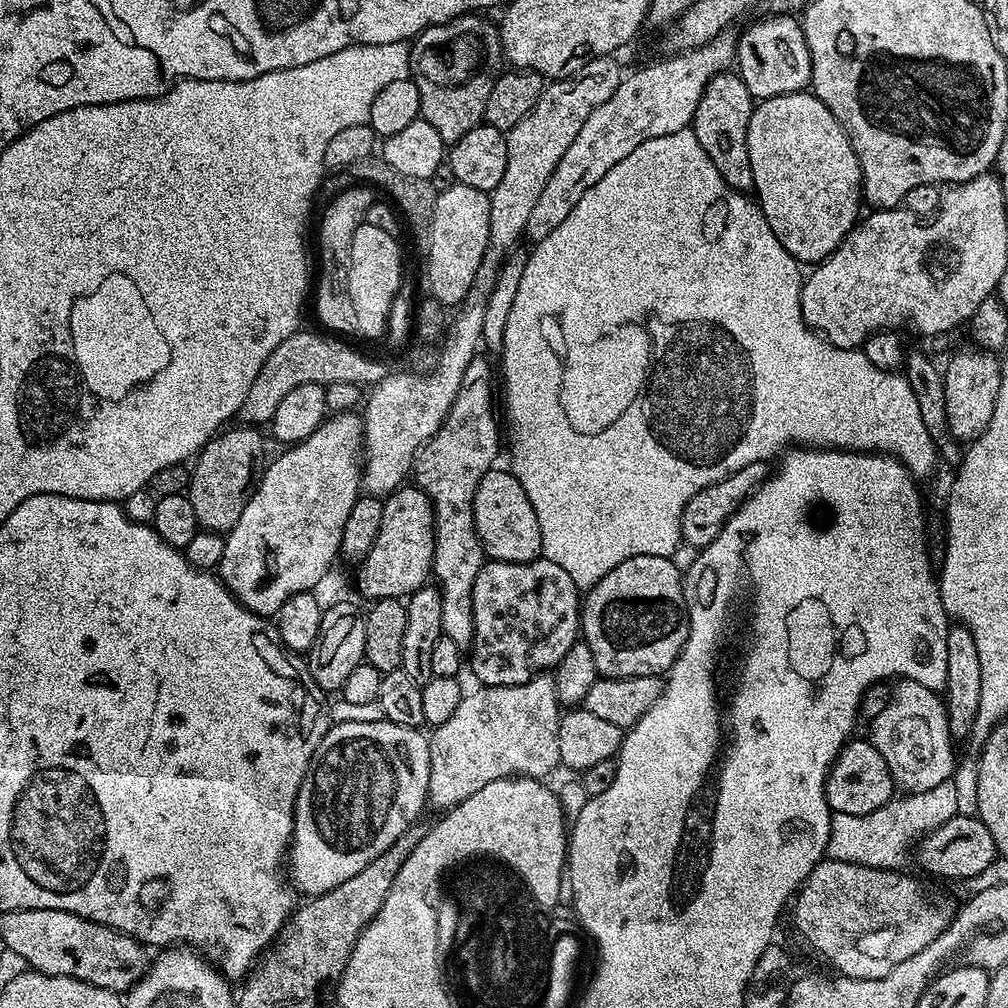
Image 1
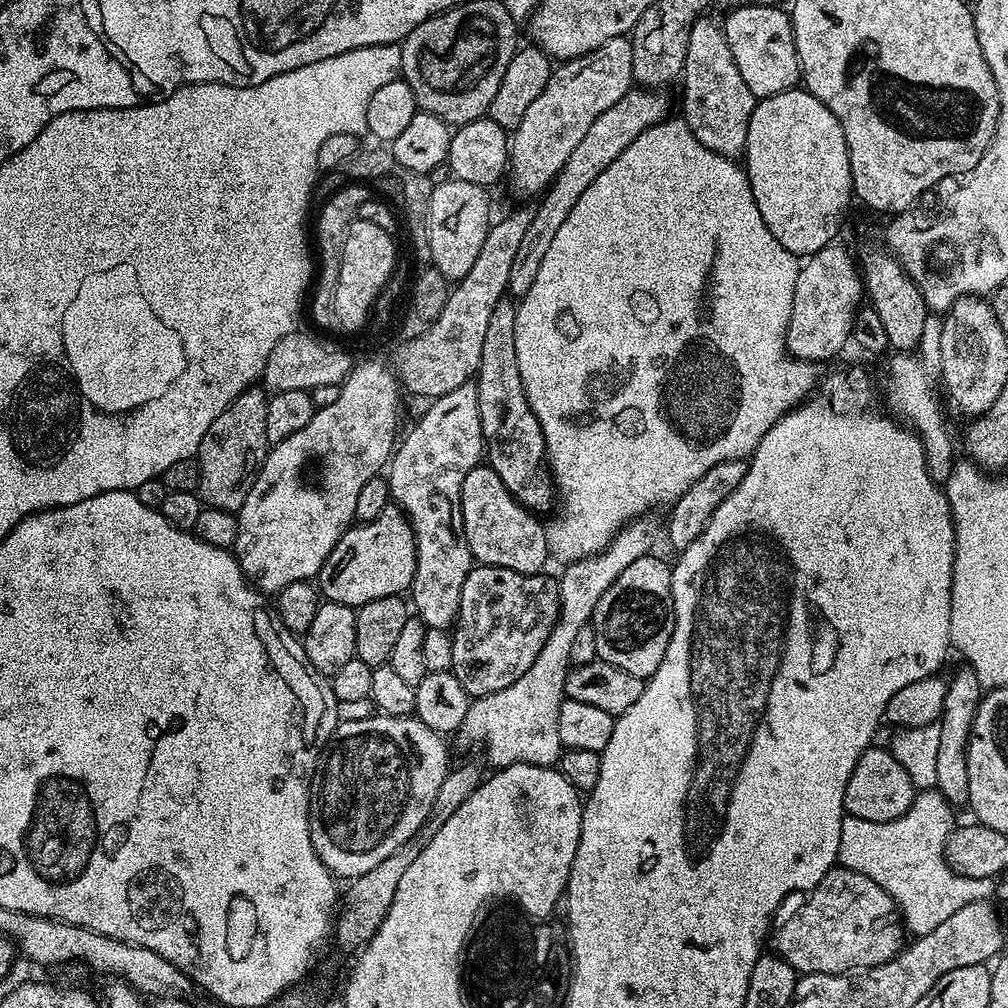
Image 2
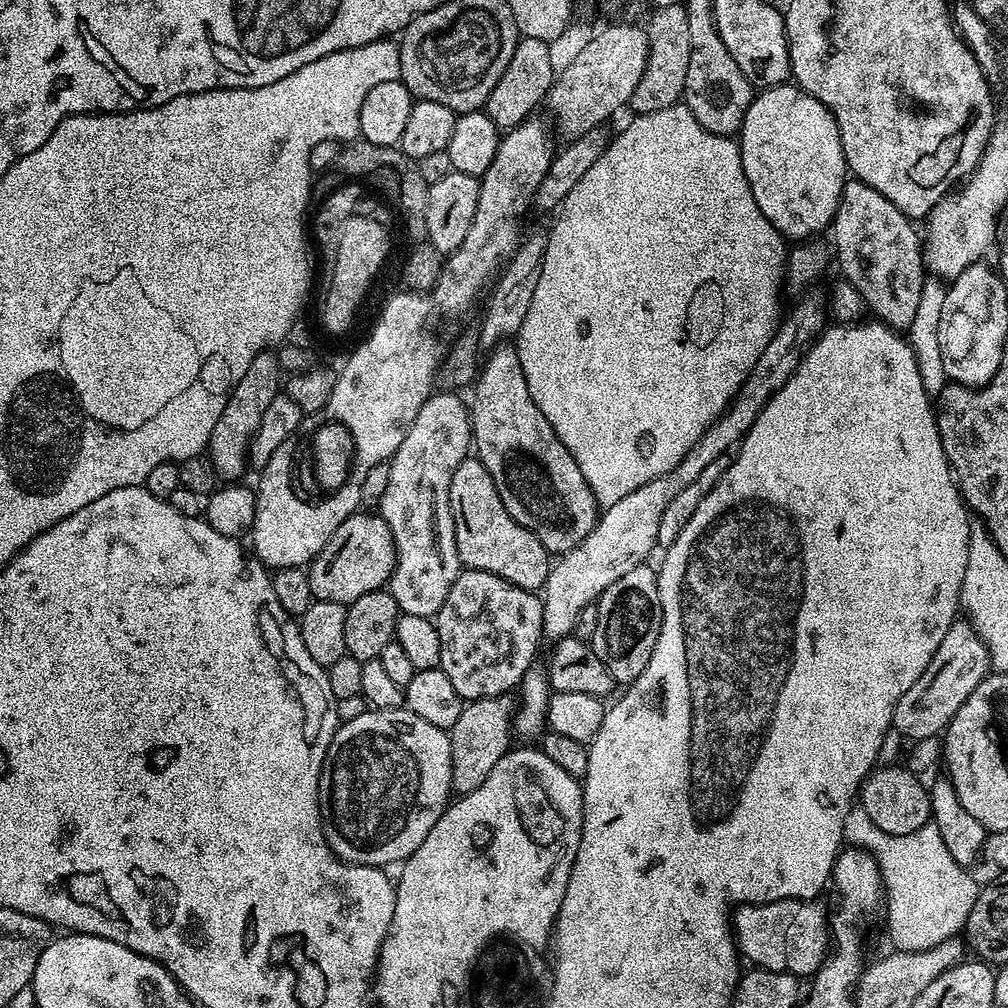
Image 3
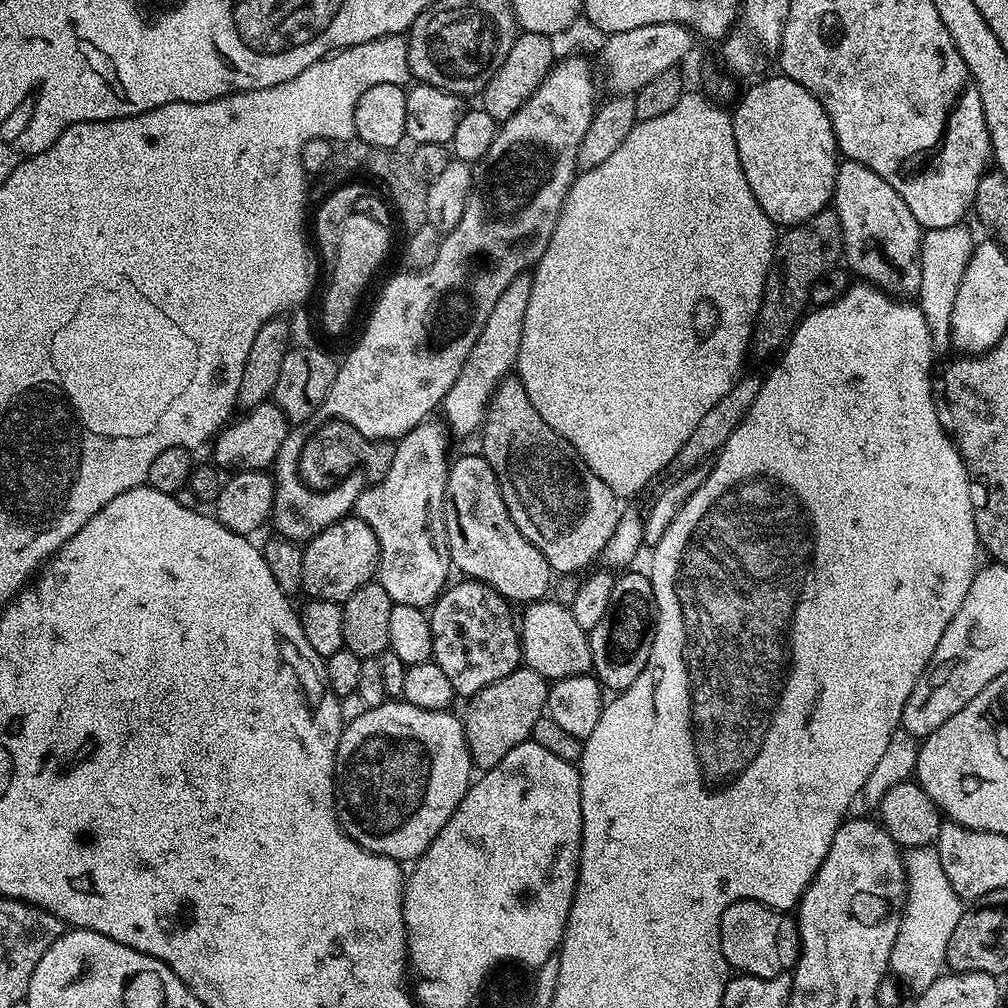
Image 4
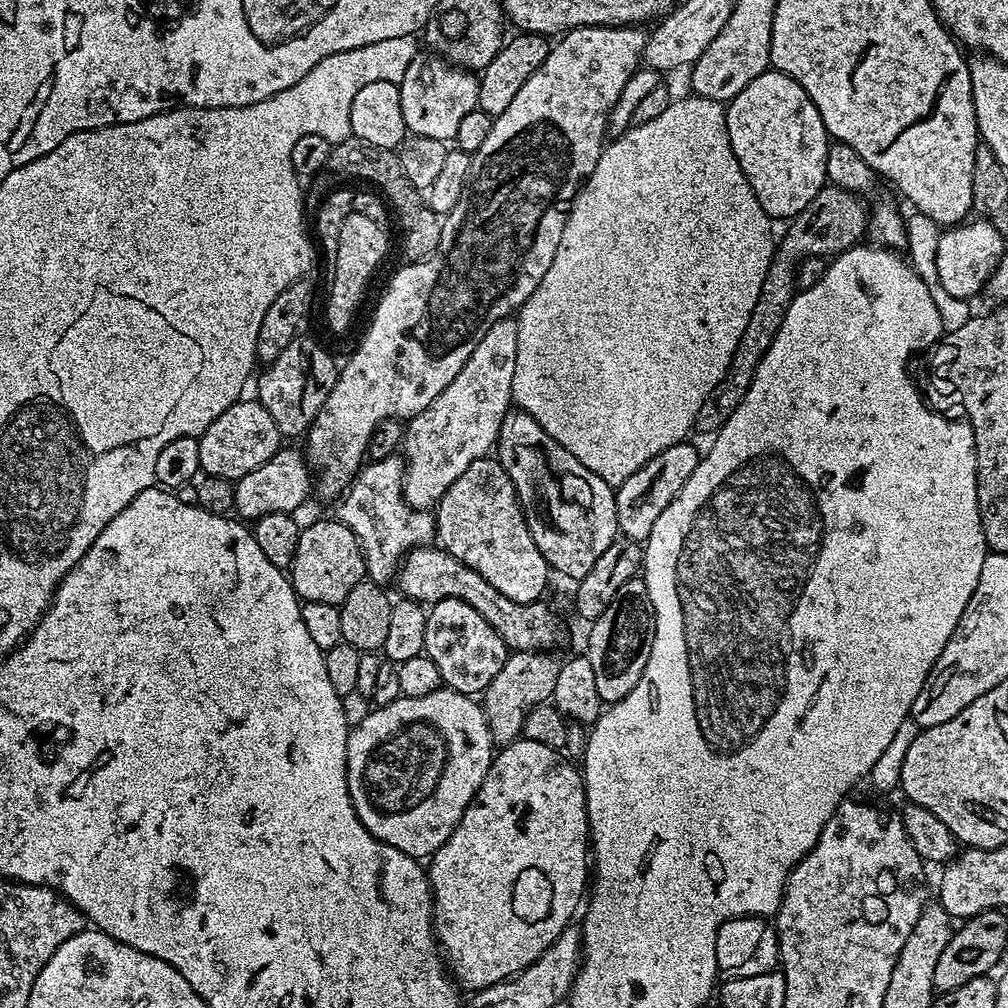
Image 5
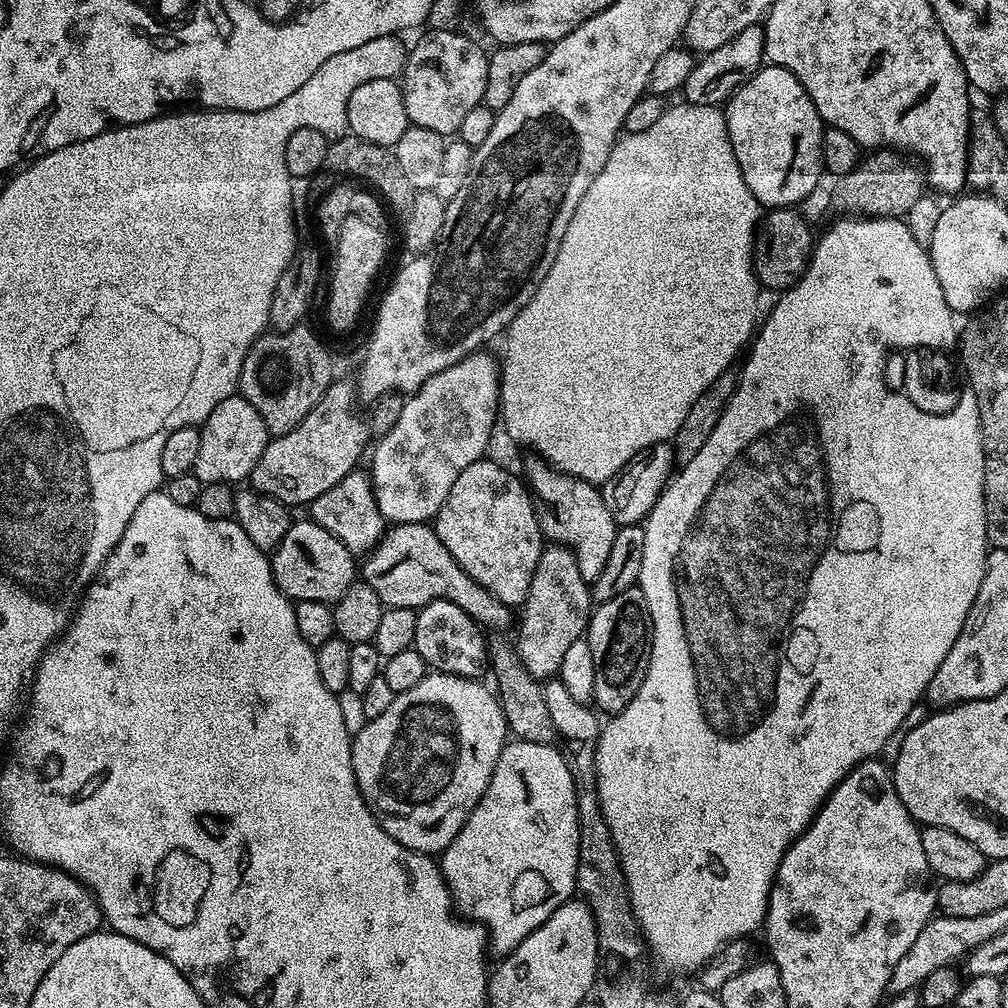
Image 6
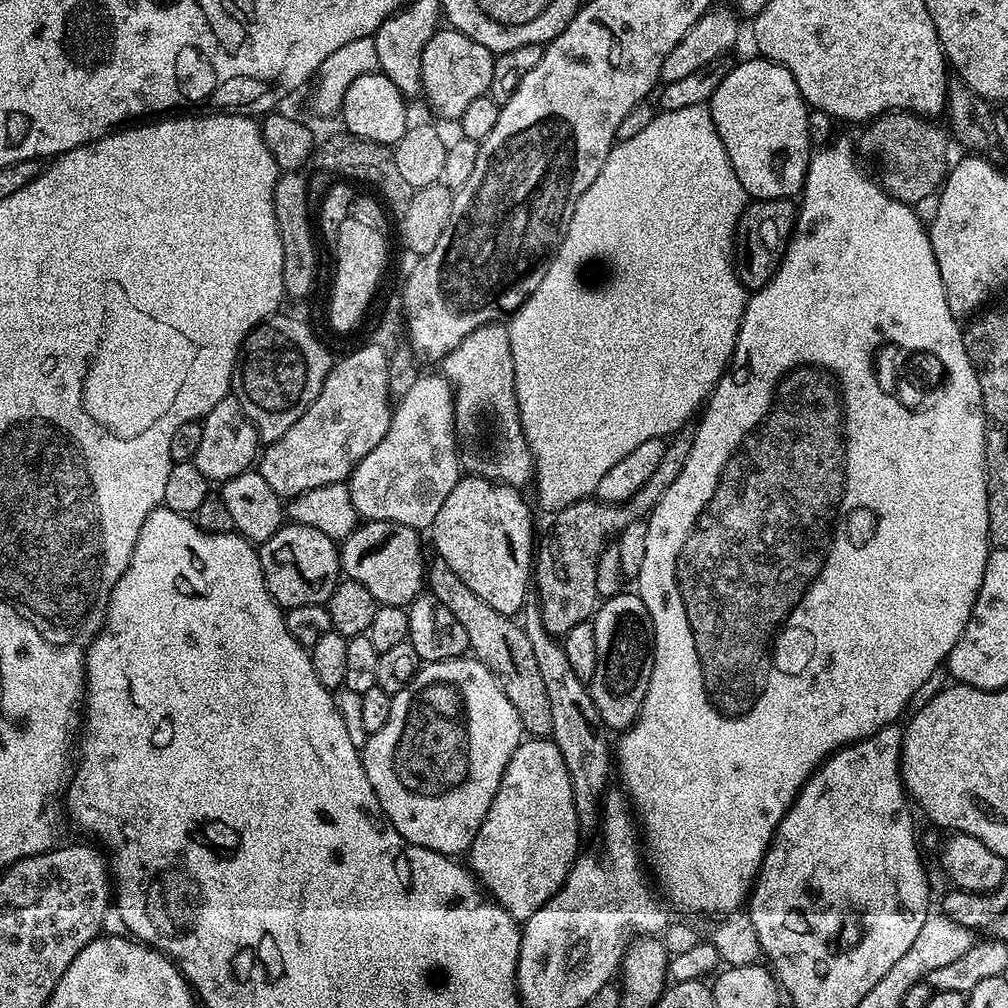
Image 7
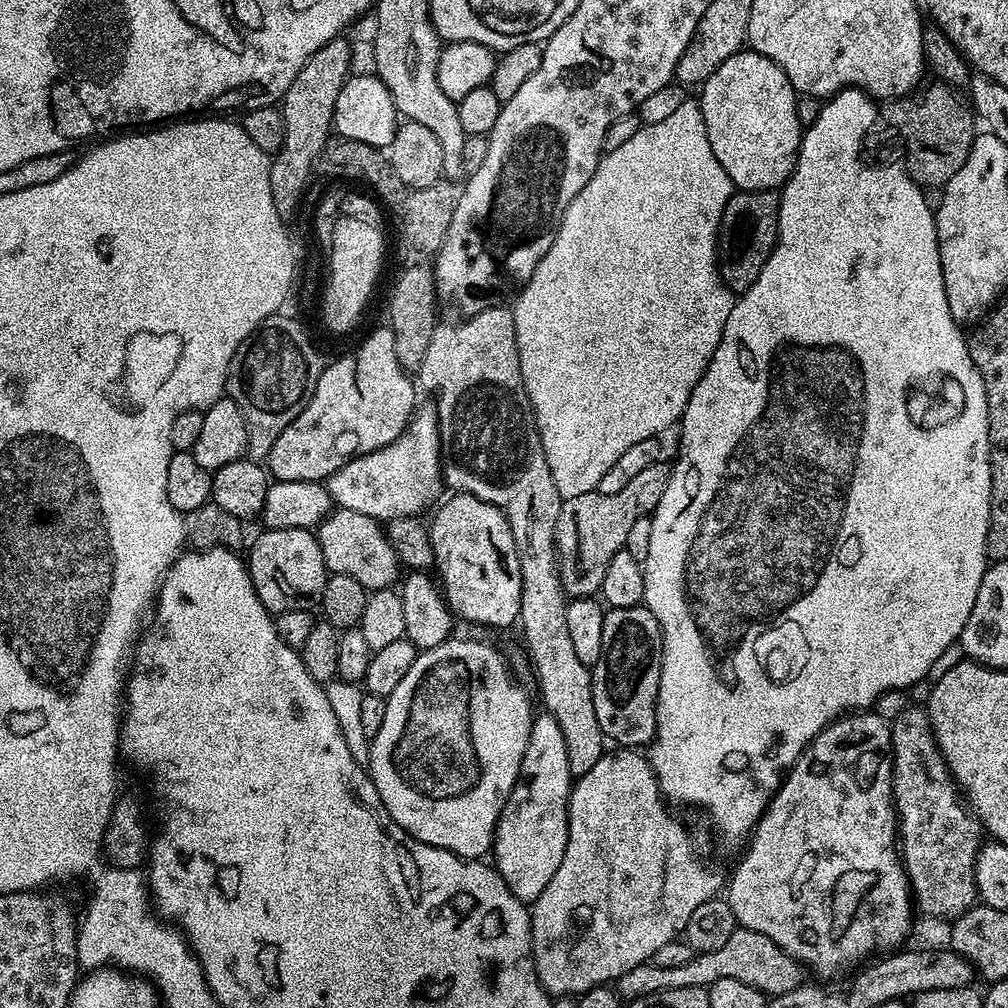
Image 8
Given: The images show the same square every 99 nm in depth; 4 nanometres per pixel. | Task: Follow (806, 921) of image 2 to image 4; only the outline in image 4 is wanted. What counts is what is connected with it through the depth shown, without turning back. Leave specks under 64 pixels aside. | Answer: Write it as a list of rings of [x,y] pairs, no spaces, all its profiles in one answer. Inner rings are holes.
[[[739,900],[726,906],[720,919],[720,941],[729,969],[758,978],[787,973],[800,957],[800,933],[795,919],[783,911],[764,907],[757,900]]]

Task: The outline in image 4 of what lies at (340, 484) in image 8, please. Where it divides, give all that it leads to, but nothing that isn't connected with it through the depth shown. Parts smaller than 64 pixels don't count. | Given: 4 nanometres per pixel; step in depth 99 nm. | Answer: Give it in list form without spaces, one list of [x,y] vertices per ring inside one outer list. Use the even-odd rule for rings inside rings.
[[[531,275],[519,276],[514,278],[514,282],[510,282],[510,286],[506,286],[506,290],[502,290],[498,302],[494,302],[494,310],[490,310],[490,318],[486,318],[486,326],[482,334],[478,334],[474,350],[470,350],[442,405],[445,416],[443,419],[453,437],[475,437],[483,429],[484,416],[488,412],[488,404],[492,401],[496,387],[515,369],[518,350],[522,346],[522,322],[526,322],[526,306],[530,306],[531,289]]]

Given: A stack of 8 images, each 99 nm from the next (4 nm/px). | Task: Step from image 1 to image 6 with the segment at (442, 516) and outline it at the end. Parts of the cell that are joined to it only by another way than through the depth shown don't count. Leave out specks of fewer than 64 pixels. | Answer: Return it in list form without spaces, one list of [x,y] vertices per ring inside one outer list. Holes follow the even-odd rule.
[[[354,470],[342,478],[342,482],[330,486],[326,494],[318,494],[312,503],[307,505],[306,512],[312,521],[322,530],[330,530],[338,542],[346,546],[354,554],[367,554],[380,541],[386,531],[386,521],[378,510],[378,502],[374,498],[372,477],[367,471]]]

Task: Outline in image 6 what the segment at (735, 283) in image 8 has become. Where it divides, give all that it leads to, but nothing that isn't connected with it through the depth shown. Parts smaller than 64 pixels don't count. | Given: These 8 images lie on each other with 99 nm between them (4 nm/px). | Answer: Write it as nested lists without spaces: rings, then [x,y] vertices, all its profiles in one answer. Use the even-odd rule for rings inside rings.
[[[773,208],[763,213],[752,241],[752,271],[761,289],[773,288],[776,294],[785,292],[800,281],[800,275],[808,268],[812,256],[814,235],[802,217],[796,216],[797,209]]]

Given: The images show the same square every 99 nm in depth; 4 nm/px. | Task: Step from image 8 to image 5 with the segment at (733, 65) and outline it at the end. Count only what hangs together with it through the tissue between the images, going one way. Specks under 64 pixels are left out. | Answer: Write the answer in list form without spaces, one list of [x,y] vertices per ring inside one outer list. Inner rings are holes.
[[[767,70],[754,78],[736,97],[727,101],[726,111],[726,126],[734,158],[738,158],[738,166],[742,166],[762,210],[766,210],[770,218],[791,218],[804,212],[806,206],[810,206],[812,199],[826,186],[826,154],[830,143],[826,126],[818,114],[818,106],[810,102],[806,90],[802,90],[794,78],[775,70]]]

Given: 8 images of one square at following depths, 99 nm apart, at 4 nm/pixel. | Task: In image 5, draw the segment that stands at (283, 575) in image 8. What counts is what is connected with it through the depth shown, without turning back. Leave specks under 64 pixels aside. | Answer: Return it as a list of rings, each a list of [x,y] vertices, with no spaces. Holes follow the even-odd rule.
[[[329,518],[316,520],[313,524],[305,523],[301,527],[290,569],[292,589],[301,601],[330,602],[338,606],[365,576],[364,556],[360,553],[360,544],[346,525],[335,518]]]

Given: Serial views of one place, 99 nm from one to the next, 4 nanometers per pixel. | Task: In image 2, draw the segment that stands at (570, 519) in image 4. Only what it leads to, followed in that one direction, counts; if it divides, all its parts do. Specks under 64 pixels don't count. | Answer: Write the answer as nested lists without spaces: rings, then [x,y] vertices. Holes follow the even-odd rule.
[[[508,298],[500,300],[490,313],[486,339],[482,341],[482,362],[474,381],[478,390],[478,418],[482,418],[484,455],[488,467],[494,469],[498,478],[502,478],[506,490],[510,490],[521,506],[529,512],[544,514],[548,503],[551,500],[553,503],[554,492],[550,487],[549,473],[544,469],[544,435],[540,433],[540,423],[534,410],[530,410],[530,402],[518,374],[518,354],[514,351],[515,317],[516,304]]]

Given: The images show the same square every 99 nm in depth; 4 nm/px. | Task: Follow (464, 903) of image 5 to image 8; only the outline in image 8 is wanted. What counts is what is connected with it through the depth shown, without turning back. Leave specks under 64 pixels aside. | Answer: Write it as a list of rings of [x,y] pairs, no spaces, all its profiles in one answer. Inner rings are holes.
[[[541,711],[533,719],[520,777],[498,818],[496,837],[492,840],[490,853],[496,871],[520,900],[536,900],[538,894],[546,890],[550,878],[554,878],[558,866],[562,866],[562,854],[566,850],[568,837],[568,799],[573,783],[562,726],[558,726],[550,713]]]

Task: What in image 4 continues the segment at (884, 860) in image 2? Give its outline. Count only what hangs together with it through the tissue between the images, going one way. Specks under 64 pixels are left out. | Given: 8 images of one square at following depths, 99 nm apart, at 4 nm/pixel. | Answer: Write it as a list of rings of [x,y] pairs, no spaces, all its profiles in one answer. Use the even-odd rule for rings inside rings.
[[[935,847],[907,849],[904,856],[904,873],[908,875],[908,895],[904,898],[902,922],[898,926],[898,938],[894,938],[894,950],[890,950],[888,966],[891,975],[897,976],[897,981],[905,980],[913,988],[913,993],[919,994],[925,992],[942,975],[946,946],[950,946],[950,934],[954,934],[954,926],[958,926],[958,918],[962,918],[966,904],[958,894],[954,894],[954,886],[950,886],[946,870],[942,870],[942,862]]]

